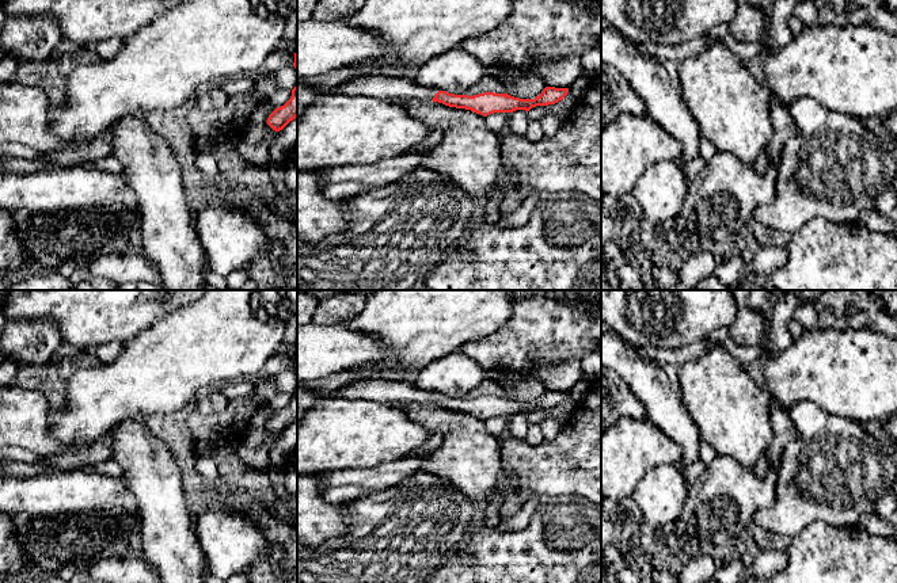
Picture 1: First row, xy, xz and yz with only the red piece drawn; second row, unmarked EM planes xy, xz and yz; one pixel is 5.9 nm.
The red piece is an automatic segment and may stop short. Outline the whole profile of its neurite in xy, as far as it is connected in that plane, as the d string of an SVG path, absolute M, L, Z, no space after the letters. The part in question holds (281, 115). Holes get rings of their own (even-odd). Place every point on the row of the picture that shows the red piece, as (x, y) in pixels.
M297 85L292 89L290 99L281 107L277 107L267 118L267 125L275 130L282 130L297 117Z

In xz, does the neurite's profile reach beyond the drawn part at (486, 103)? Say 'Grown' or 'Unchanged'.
Grown

